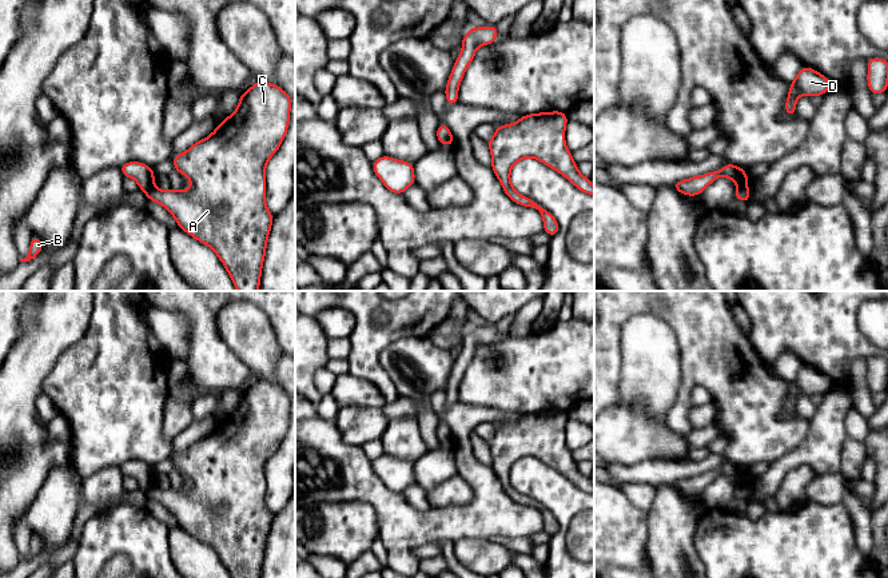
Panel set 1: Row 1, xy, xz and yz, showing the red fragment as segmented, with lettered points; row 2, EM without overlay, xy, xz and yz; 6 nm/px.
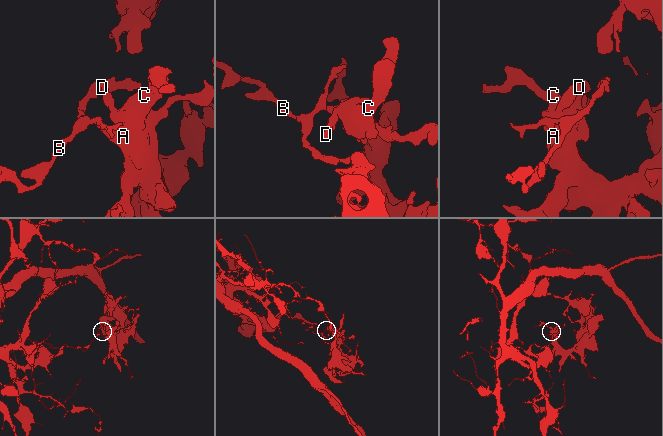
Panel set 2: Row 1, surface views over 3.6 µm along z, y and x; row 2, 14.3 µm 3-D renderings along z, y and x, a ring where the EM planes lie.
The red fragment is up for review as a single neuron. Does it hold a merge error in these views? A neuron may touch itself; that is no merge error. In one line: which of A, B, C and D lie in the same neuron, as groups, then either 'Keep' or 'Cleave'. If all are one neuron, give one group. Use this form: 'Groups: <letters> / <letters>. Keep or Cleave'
Groups: A C D / B. Cleave

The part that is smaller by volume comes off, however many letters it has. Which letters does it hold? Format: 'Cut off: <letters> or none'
Cut off: A, C, D

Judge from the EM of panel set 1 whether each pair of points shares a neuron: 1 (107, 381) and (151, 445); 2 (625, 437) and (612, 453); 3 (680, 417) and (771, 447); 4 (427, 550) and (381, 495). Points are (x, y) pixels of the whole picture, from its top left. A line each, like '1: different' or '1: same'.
1: same
2: same
3: same
4: different

